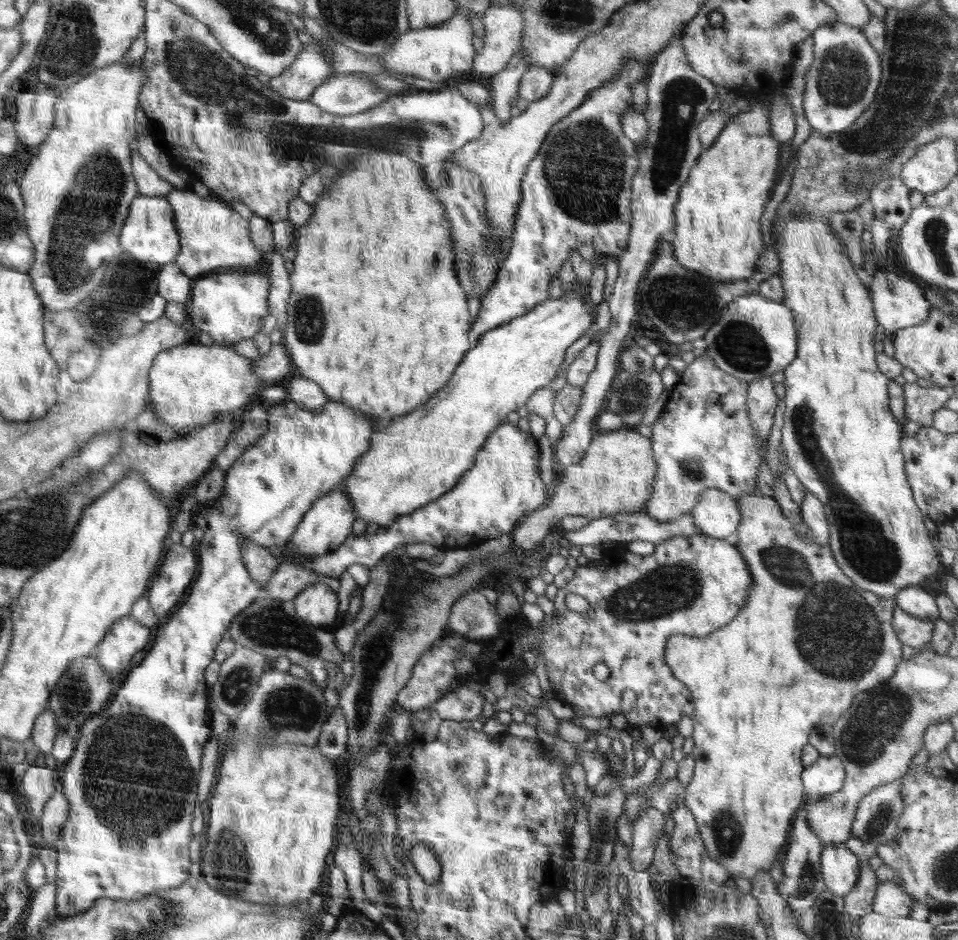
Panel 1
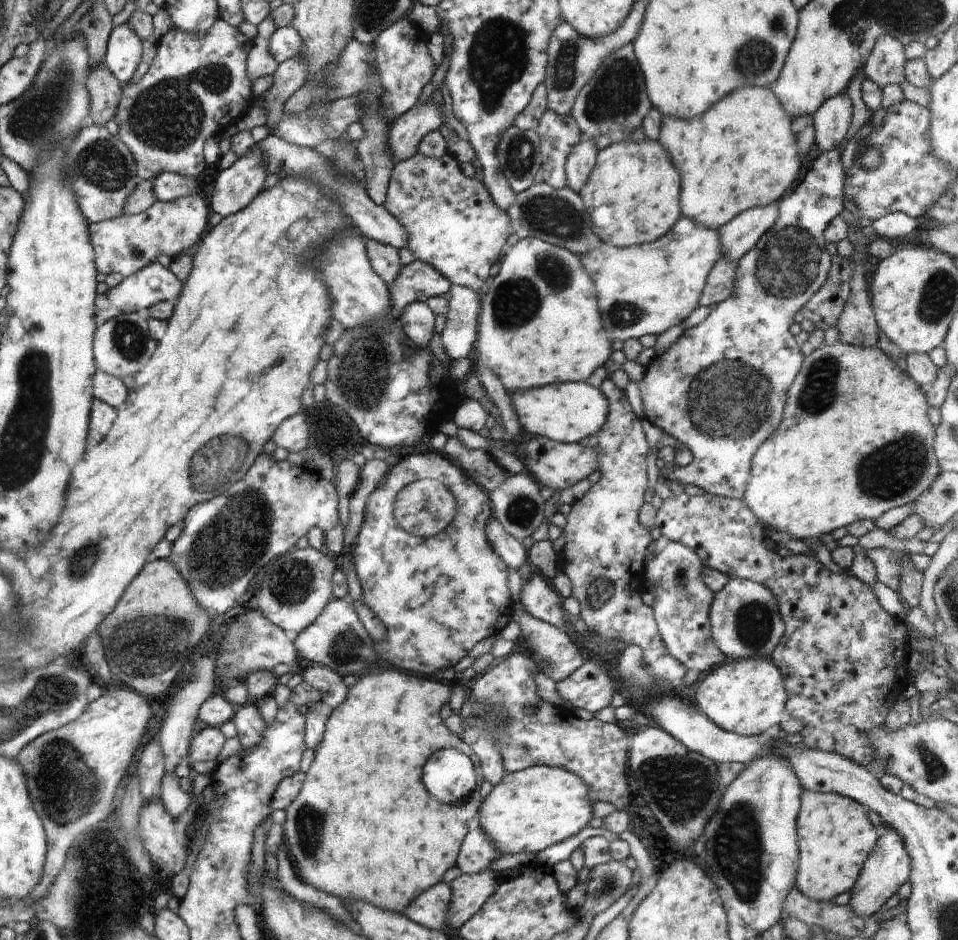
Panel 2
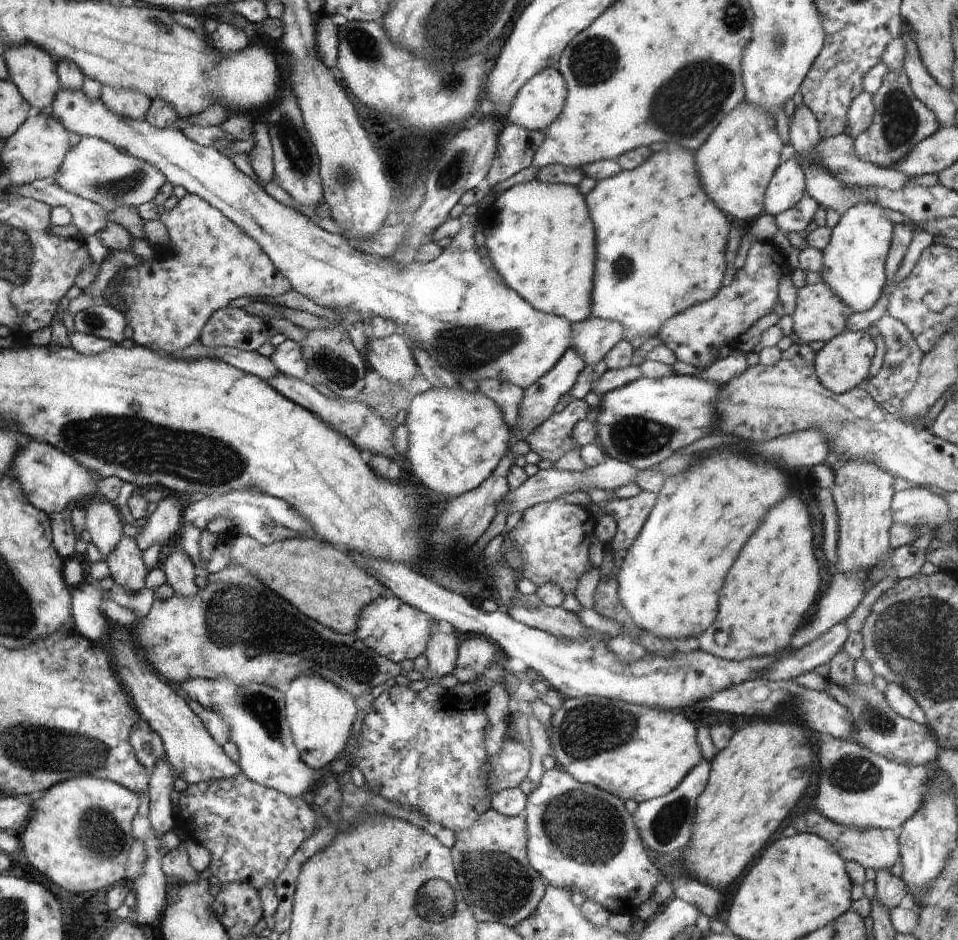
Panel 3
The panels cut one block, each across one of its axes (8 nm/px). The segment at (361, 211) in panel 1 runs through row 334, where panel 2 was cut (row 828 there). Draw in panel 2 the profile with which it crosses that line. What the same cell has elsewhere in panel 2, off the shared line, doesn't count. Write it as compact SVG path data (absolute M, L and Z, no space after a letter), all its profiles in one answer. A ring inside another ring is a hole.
M382 670L382 672L372 672L366 676L357 679L357 683L348 689L348 696L340 706L333 708L330 718L327 720L325 731L314 751L314 760L311 767L305 774L305 780L302 784L300 793L285 808L287 817L283 824L283 844L287 848L290 856L296 860L296 866L300 871L300 878L328 894L333 894L342 900L348 901L364 901L381 909L402 913L407 908L409 902L442 880L444 872L448 868L452 868L456 864L456 859L463 843L464 837L470 827L470 821L479 816L479 808L482 804L480 797L481 785L484 781L482 776L482 768L480 759L470 746L468 746L458 735L455 735L444 725L444 721L440 717L440 709L444 704L449 702L452 688L442 682L419 678L400 672L400 670ZM457 748L465 753L472 761L472 765L476 770L476 788L471 794L456 804L440 804L438 800L434 800L424 784L422 784L422 766L424 762L430 758L432 752L437 750Z

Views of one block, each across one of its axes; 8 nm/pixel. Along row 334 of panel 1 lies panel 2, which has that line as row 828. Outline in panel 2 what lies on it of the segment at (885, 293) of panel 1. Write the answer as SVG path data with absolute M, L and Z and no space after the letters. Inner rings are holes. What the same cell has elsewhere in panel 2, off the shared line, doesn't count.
M888 828L887 831L886 834L878 837L874 848L864 861L854 888L849 892L851 897L848 905L859 917L876 916L886 900L894 896L902 884L909 881L911 860L903 838L896 829Z

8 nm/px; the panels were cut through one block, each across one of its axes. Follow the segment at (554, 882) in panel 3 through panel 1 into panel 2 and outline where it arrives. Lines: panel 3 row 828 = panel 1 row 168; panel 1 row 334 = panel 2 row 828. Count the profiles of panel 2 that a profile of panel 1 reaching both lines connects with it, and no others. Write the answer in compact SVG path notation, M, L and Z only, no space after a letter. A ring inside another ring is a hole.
M476 817L470 821L455 866L460 868L460 872L473 875L488 870L490 864L501 856Z

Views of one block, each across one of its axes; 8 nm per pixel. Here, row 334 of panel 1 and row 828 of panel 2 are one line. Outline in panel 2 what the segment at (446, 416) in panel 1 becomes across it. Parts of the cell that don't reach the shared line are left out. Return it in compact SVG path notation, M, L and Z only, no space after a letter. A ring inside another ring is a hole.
M534 765L515 773L506 772L482 801L479 823L502 855L523 851L538 854L588 824L593 818L590 793L583 779L562 767Z

